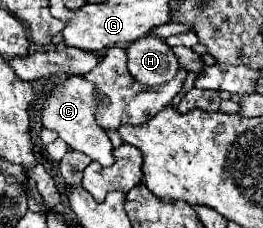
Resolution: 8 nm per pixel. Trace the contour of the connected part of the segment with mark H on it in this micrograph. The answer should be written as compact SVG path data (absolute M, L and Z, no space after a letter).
M146 36L144 40L136 40L136 44L126 48L126 54L128 70L140 84L156 86L172 80L178 72L178 58L162 38Z

